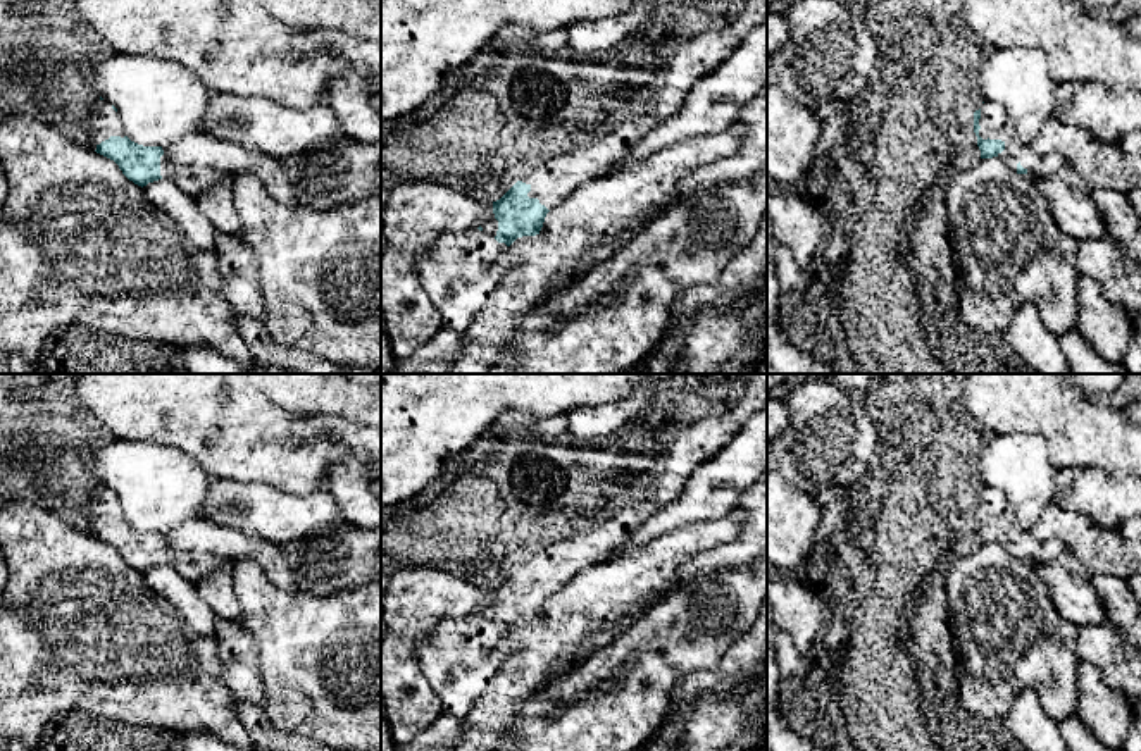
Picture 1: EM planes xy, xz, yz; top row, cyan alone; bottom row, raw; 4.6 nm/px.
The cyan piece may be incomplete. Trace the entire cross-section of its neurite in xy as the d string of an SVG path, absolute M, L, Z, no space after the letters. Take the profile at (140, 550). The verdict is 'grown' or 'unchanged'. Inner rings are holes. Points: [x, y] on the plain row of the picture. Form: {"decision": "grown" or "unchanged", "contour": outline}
{"decision": "grown", "contour": "M102 482L91 493L90 522L97 531L95 537L114 546L122 560L141 574L159 565L171 565L184 579L196 582L217 567L231 565L214 555L176 549L162 532L143 532L131 527L122 515L117 494Z"}

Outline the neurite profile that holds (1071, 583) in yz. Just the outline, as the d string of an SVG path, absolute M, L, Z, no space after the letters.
M1072 551L1039 563L1038 574L1048 584L1063 620L1077 625L1105 624L1103 599L1093 586L1094 575Z

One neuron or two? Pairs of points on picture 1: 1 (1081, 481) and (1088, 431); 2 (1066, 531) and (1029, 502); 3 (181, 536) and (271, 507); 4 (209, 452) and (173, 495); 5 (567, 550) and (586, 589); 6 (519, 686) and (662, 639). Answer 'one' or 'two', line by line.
1: two
2: two
3: two
4: two
5: two
6: two

